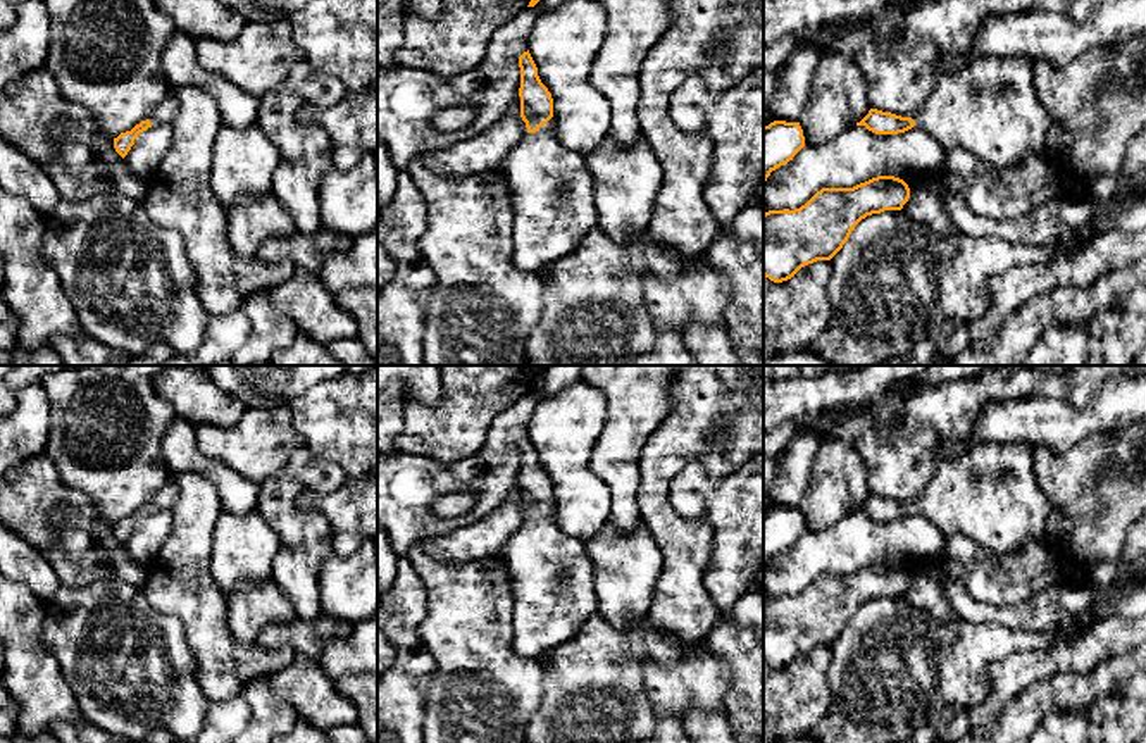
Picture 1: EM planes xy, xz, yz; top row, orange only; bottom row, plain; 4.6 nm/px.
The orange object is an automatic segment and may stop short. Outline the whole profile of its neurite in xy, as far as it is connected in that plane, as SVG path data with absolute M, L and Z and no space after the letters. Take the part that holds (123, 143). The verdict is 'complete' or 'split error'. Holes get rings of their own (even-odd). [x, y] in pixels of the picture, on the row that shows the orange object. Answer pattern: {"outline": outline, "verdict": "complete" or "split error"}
{"outline": "M172 91L157 105L157 109L150 114L146 121L141 121L136 124L131 131L121 133L117 138L114 138L114 148L115 152L124 159L131 147L134 145L134 140L140 133L146 131L153 124L167 124L174 119L176 112L179 109L179 100L172 95Z", "verdict": "split error"}

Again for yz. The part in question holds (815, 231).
{"outline": "M877 176L853 188L822 188L794 210L765 212L763 276L782 283L808 264L831 260L862 219L901 210L908 198L903 179Z", "verdict": "complete"}

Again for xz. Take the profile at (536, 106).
{"outline": "M529 50L519 57L519 67L520 117L526 122L527 134L507 155L498 172L505 176L514 193L512 260L522 271L541 271L569 255L581 238L598 226L598 212L586 157L565 148L558 138L557 126L548 122L553 117L553 98L541 83Z", "verdict": "split error"}

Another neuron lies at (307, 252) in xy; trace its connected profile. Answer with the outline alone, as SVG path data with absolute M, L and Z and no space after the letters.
M321 228L314 234L295 233L290 238L271 238L257 250L264 264L290 260L295 269L317 274L327 257L350 248L353 238Z

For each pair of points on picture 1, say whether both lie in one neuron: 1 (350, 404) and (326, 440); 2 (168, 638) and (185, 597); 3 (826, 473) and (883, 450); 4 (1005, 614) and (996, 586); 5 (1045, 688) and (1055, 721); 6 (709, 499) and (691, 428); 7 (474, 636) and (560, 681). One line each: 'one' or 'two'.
1: one
2: two
3: two
4: two
5: two
6: two
7: two

